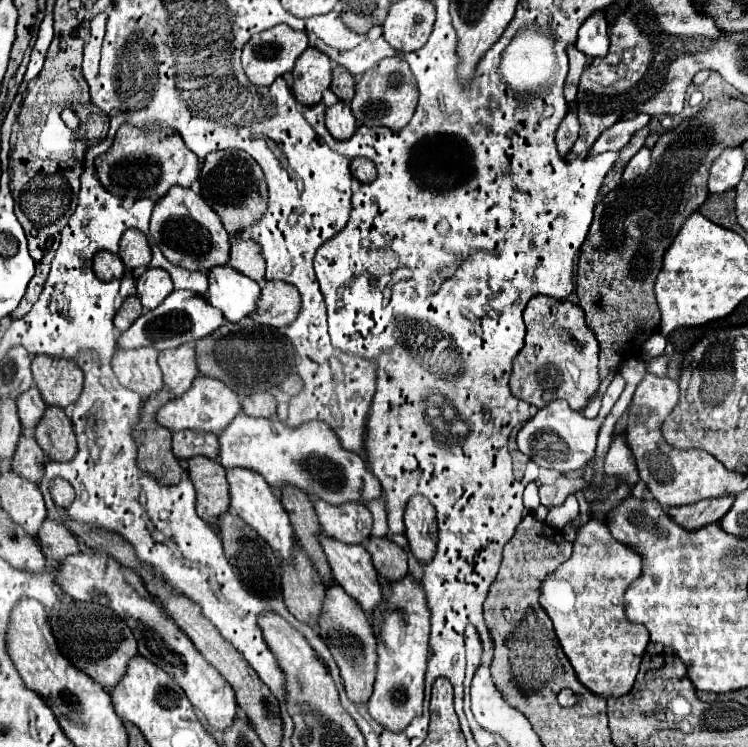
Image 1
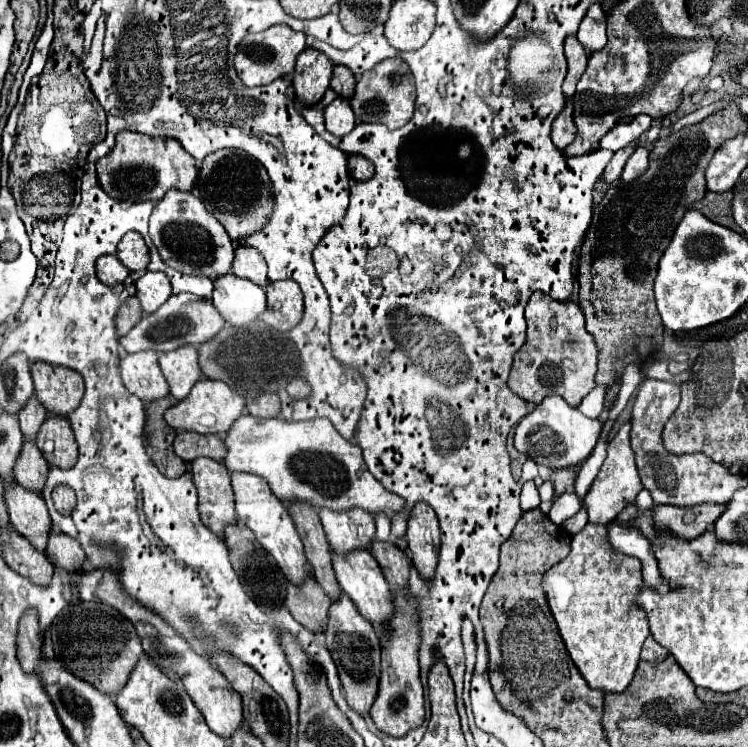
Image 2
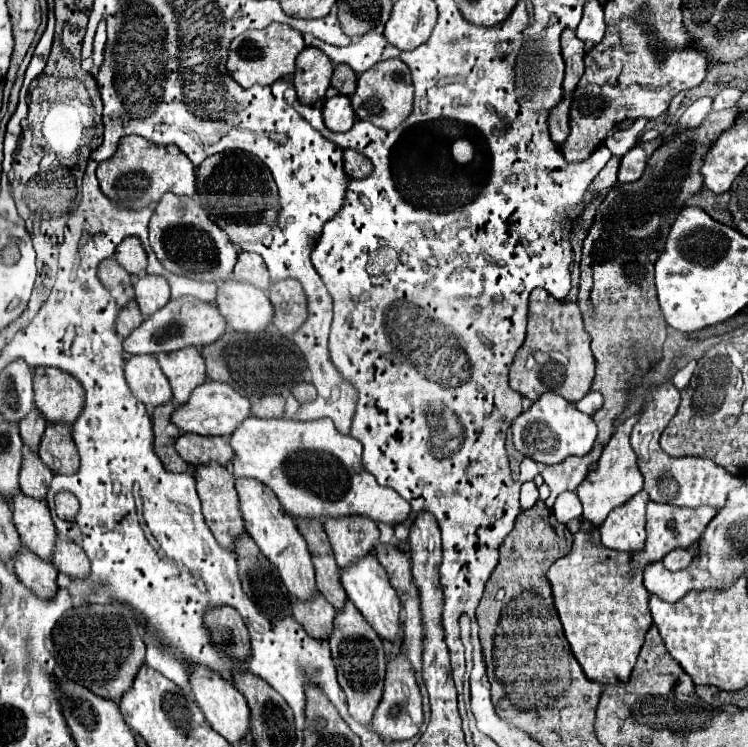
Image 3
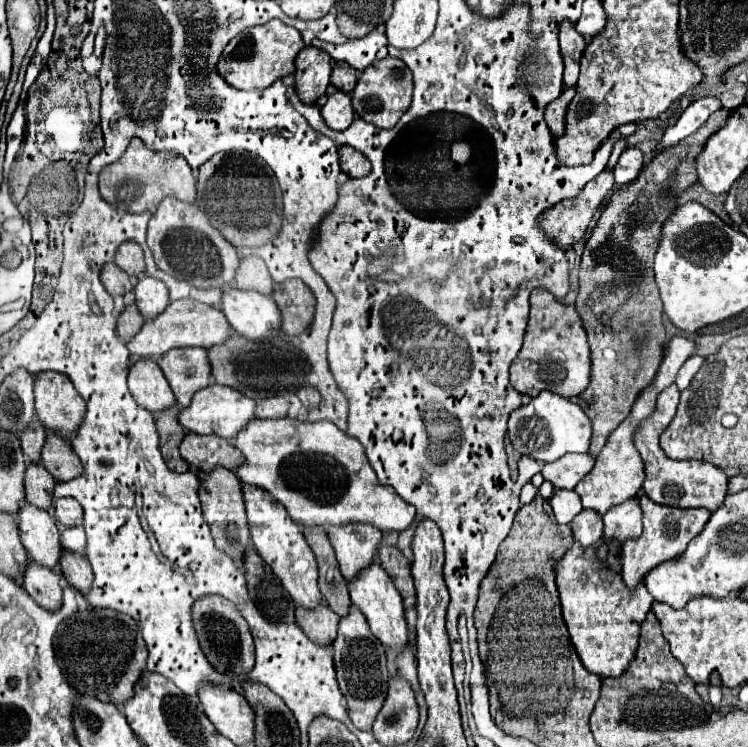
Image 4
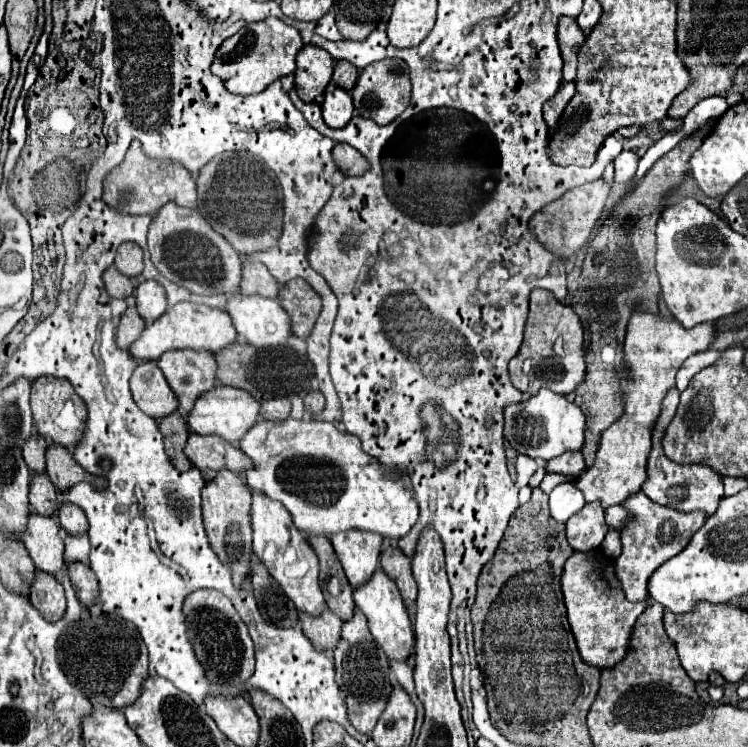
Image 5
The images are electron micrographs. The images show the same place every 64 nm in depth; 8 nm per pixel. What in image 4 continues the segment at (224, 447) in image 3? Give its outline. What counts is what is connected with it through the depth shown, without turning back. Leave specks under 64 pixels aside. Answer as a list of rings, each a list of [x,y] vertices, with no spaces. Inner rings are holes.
[[[186,434],[180,442],[180,456],[194,466],[200,474],[214,470],[214,466],[224,466],[228,470],[236,470],[236,466],[244,460],[240,450],[232,446],[228,440],[220,436],[200,436]]]

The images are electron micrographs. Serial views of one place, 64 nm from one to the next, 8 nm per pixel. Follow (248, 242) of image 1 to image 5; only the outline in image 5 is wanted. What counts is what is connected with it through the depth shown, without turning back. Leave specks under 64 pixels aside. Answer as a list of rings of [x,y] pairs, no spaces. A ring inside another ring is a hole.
[[[246,260],[244,266],[242,266],[240,292],[242,294],[260,294],[260,296],[266,296],[266,298],[276,298],[278,282],[270,276],[268,268],[262,262]]]

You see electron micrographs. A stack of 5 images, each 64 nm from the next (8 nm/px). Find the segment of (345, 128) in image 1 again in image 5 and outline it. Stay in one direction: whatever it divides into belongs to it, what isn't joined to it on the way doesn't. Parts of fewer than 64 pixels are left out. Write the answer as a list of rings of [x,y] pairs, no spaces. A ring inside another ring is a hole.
[[[336,88],[334,92],[326,94],[322,104],[322,116],[330,128],[344,128],[350,122],[352,114],[354,114],[354,106],[350,92]]]

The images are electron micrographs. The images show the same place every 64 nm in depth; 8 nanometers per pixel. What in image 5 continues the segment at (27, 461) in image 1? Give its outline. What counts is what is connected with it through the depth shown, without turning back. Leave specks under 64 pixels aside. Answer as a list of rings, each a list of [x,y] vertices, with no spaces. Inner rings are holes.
[[[32,474],[30,478],[30,506],[44,516],[52,516],[58,508],[56,486],[46,474]]]

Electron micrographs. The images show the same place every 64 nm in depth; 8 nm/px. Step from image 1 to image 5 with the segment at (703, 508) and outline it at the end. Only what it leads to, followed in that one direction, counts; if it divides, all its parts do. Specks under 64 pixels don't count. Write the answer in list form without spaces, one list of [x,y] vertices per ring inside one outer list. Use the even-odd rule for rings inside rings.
[[[636,492],[636,494],[628,496],[624,506],[630,510],[632,520],[630,520],[628,528],[624,528],[620,534],[622,536],[622,554],[616,558],[616,574],[624,586],[626,598],[632,602],[638,602],[638,600],[648,600],[646,584],[648,584],[648,578],[652,576],[652,572],[660,564],[664,564],[666,560],[670,560],[672,556],[680,554],[686,548],[690,538],[704,526],[706,512],[702,512],[702,510],[680,512],[680,510],[674,510],[668,506],[660,506],[660,504],[648,500],[648,496],[644,492]]]

